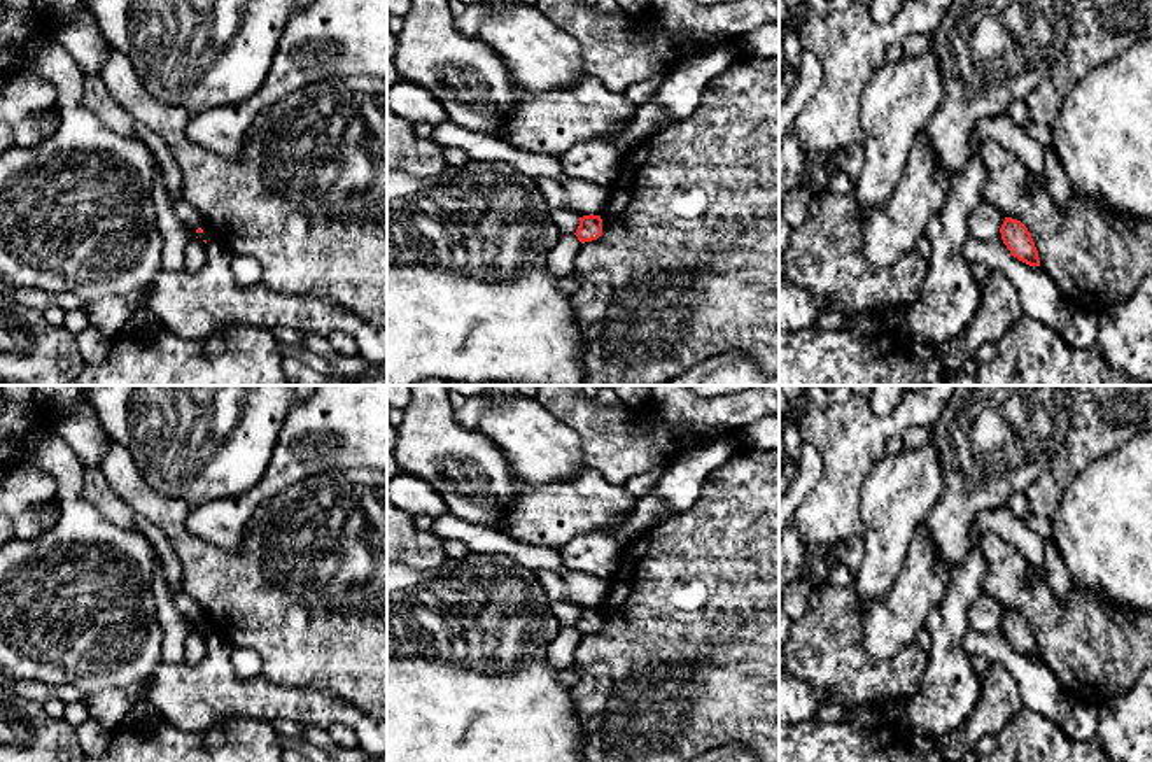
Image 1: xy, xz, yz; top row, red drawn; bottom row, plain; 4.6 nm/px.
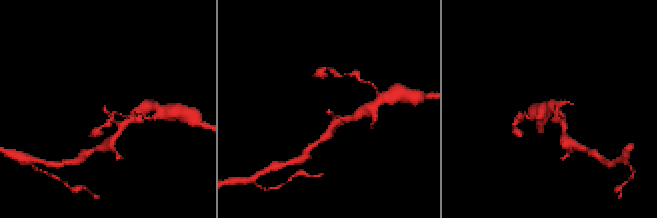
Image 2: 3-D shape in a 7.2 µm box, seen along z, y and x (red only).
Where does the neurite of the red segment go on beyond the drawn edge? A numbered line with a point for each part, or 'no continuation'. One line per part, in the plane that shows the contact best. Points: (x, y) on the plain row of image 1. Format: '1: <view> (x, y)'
no continuation

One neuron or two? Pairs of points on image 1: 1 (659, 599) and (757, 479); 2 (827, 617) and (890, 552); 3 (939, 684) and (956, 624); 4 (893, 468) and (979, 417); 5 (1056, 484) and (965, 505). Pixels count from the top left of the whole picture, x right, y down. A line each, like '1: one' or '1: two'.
1: one
2: two
3: one
4: two
5: two

